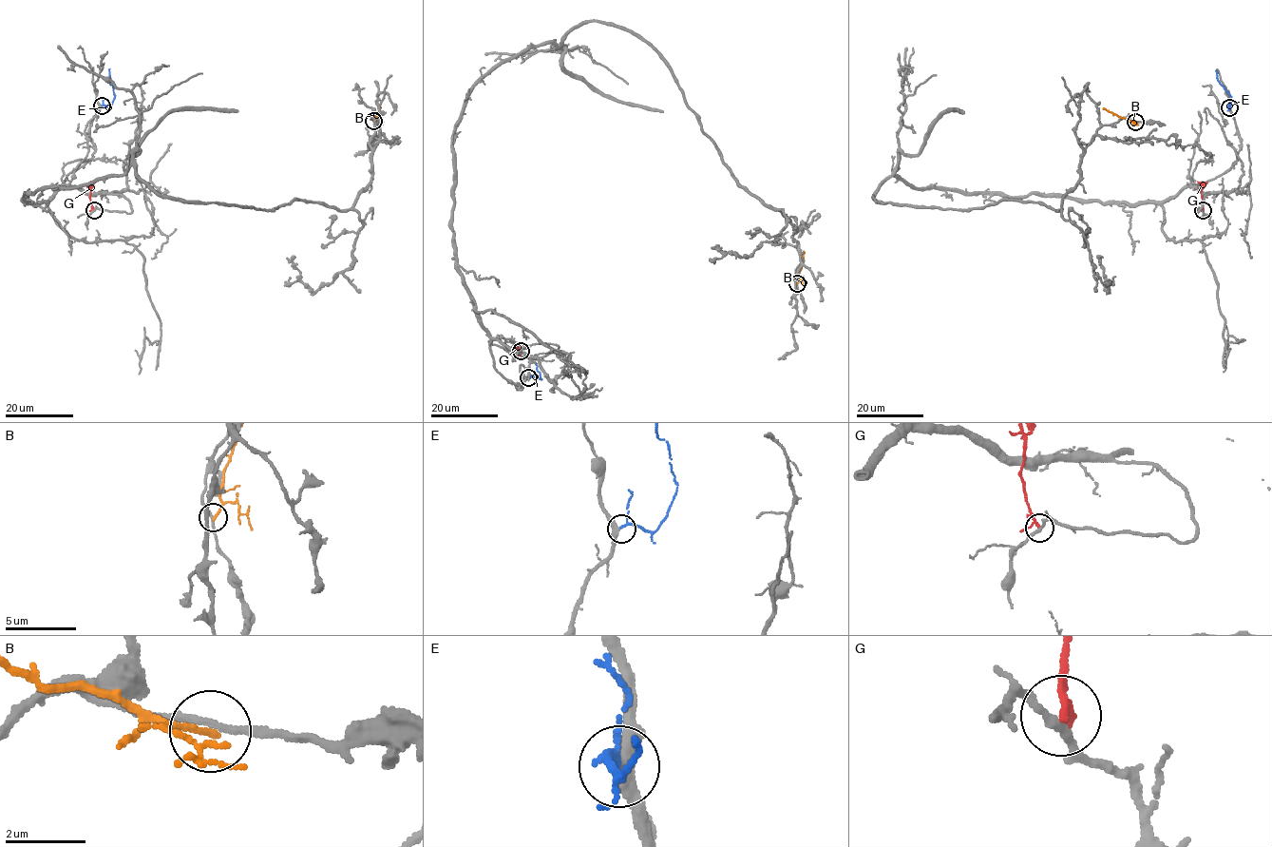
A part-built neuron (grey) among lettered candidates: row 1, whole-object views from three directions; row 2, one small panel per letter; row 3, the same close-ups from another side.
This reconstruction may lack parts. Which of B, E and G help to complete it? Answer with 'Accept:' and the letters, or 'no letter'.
Accept: E

